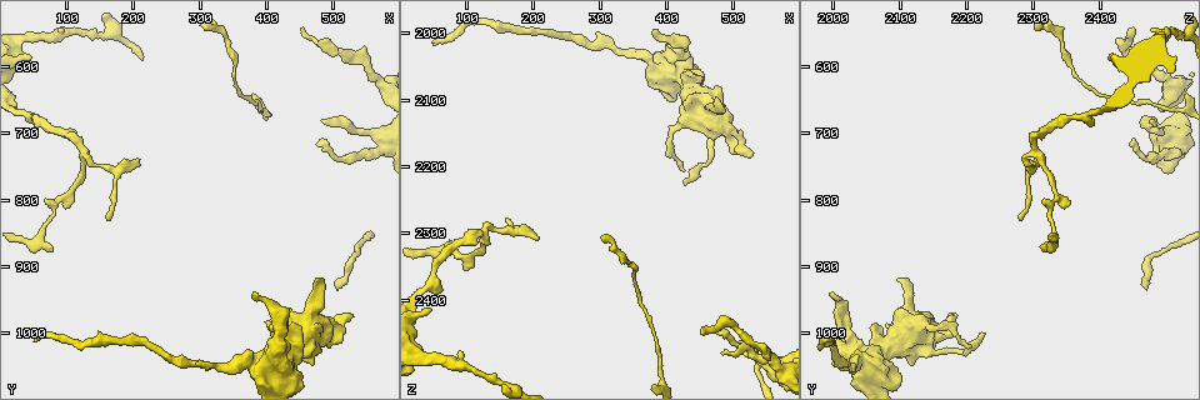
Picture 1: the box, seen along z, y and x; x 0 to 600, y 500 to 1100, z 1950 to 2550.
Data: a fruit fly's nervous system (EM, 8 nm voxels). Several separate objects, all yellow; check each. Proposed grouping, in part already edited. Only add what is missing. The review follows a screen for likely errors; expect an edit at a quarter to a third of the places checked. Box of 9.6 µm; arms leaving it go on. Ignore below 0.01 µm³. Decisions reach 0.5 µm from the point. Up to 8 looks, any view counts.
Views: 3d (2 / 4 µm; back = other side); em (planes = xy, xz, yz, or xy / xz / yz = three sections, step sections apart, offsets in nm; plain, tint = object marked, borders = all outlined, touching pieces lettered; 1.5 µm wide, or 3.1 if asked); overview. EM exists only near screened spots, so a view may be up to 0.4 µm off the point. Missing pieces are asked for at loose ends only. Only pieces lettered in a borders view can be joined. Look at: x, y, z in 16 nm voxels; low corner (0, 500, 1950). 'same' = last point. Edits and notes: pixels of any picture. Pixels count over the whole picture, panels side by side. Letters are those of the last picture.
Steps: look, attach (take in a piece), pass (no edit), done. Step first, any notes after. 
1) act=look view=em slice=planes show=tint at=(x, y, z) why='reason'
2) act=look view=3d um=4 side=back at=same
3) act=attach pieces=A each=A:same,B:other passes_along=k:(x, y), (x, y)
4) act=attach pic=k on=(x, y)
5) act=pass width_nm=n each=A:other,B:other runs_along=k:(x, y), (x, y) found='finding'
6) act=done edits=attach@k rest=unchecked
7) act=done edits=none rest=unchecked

act=look view=3d um=2 at=(40, 585, 2410) why='free end'

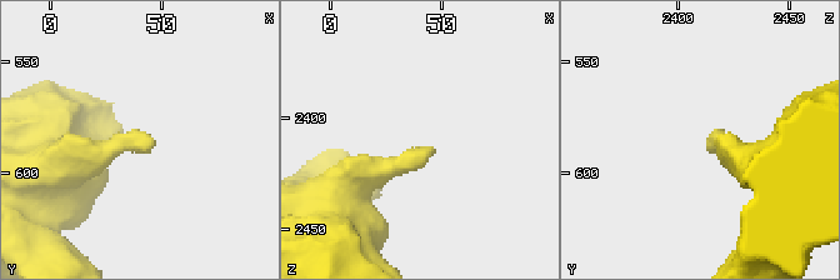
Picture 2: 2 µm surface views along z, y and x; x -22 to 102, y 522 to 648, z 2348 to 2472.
act=look view=em slice=planes show=borders at=(44, 589, 2413)

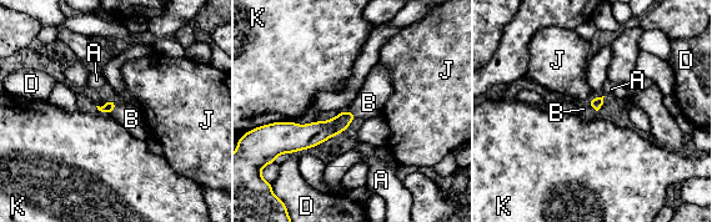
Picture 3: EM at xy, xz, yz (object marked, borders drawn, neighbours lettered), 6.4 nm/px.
act=attach pieces=B each=A:other,B:same,D:other,J:other,K:other found='it goes on there'

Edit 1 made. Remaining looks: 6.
act=look view=overview why='see it whole again'

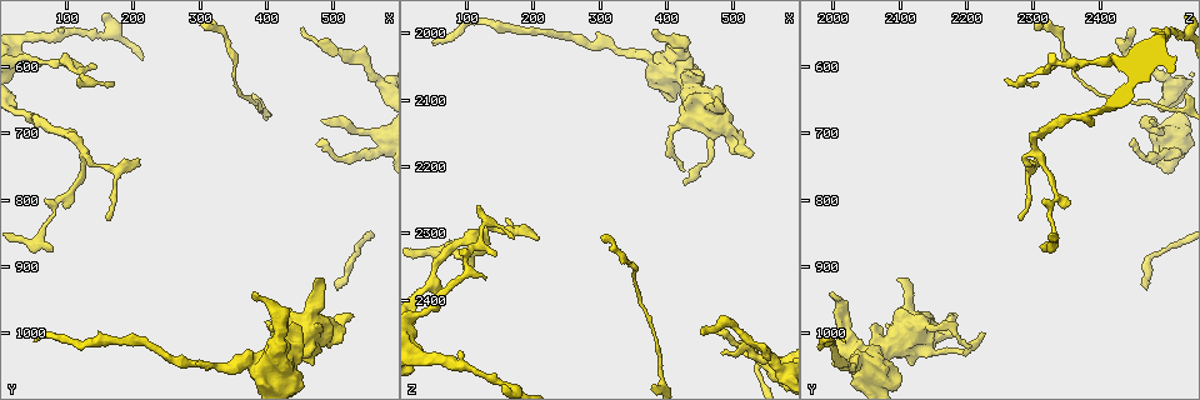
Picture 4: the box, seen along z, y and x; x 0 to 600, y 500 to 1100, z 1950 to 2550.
act=look view=3d um=4 side=back at=(205, 740, 2305) why='an open end'

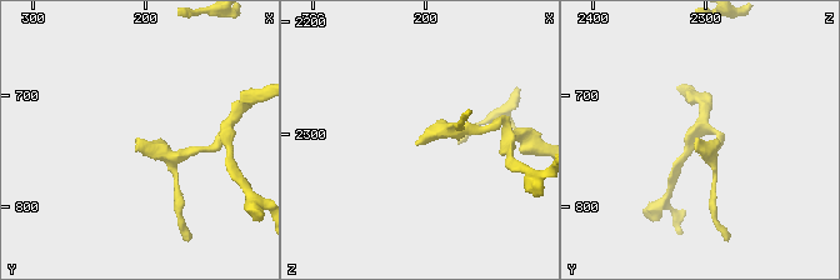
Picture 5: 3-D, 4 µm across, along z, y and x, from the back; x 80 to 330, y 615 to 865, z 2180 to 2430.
act=look view=em slice=xz step=4 show=borders at=(208, 738, 2308) why='now the EM'

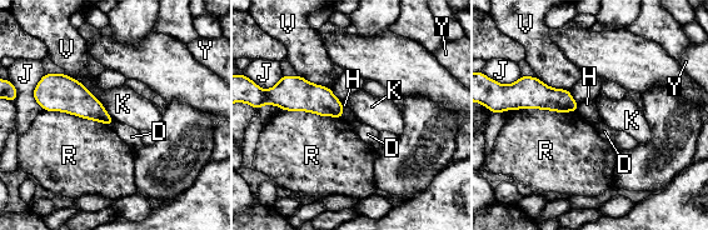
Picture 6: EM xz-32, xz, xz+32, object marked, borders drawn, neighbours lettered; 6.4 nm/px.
act=look view=em slice=planes show=borders at=same why='cut it another way'

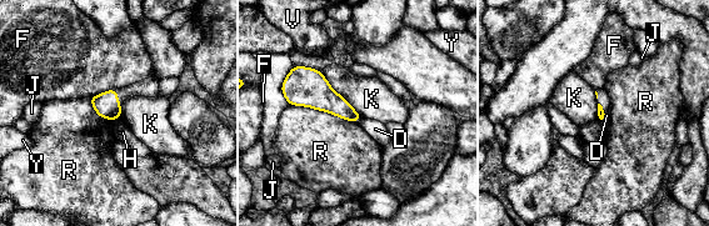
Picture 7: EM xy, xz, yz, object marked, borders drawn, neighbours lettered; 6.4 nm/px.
act=pass longest_contact=R:460nm each=D:other,F:other,H:other,J:other,K:other,R:other,V:other,Y:other border=7:(115, 88), (90, 98) found='no lettered piece goes on from it'

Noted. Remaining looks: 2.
act=look view=3d um=2 at=(50, 1000, 2015)

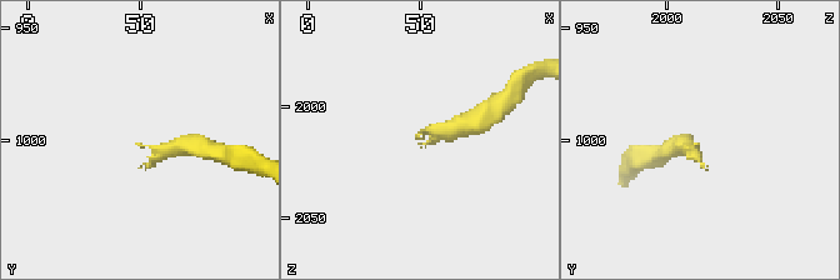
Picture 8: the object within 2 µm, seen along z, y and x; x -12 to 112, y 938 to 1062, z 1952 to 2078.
act=look view=em um=3.1 slice=xz step=8 show=borders at=(50, 1001, 2014)

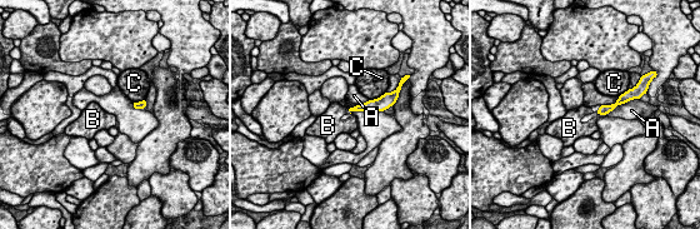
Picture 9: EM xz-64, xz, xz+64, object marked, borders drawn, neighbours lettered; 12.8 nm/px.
act=attach pieces=B longest_contact=A:380nm each=A:other,B:same,C:other passes_along=9:(369, 106), (350, 110), (335, 111) found='the cell continues'

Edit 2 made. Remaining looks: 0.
act=done edits=attach@3,attach@9 rest=unchecked

